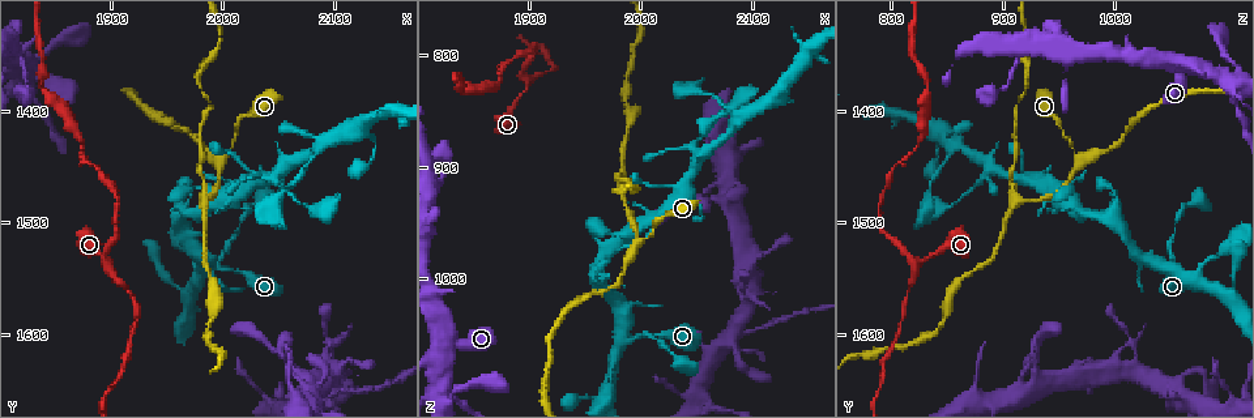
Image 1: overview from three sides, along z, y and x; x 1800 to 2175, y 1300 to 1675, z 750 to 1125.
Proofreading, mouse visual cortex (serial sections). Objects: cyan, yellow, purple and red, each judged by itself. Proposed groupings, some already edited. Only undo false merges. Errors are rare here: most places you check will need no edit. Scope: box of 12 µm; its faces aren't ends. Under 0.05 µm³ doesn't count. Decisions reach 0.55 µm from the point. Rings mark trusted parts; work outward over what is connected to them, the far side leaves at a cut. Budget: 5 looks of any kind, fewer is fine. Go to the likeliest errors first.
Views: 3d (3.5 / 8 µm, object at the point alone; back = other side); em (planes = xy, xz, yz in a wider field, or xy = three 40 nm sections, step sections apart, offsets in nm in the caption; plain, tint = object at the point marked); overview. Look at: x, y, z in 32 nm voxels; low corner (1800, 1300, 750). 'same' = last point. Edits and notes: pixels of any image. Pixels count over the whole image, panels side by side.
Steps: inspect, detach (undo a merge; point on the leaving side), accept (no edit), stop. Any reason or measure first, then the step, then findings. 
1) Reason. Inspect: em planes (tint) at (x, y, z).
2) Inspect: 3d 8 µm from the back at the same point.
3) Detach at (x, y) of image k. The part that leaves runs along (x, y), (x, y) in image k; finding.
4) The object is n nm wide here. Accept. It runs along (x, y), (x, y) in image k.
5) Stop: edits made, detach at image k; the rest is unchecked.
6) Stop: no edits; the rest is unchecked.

Inspect: 3d 3.5 µm at (1990, 1538, 1056).

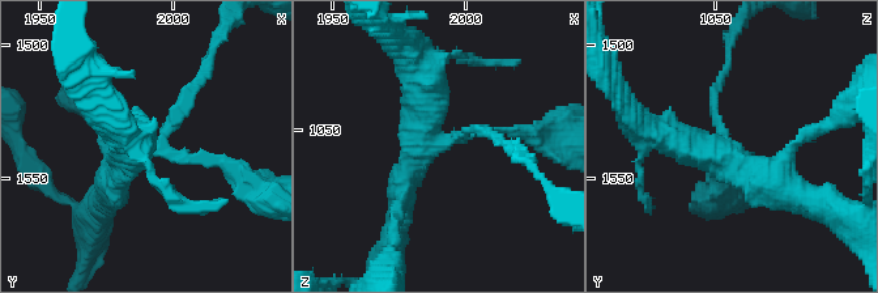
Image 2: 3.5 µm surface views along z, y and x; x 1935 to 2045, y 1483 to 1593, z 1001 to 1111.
4 arms meet here; the arms are 100, 150, 350, 450 nm wide; need the tissue. Inspect: em xy step 3 (tint) at (1991, 1538, 1055).

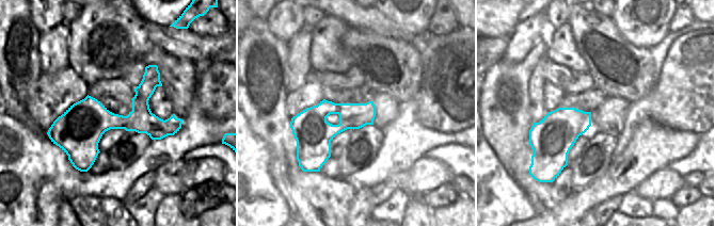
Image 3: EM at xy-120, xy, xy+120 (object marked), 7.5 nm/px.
Another direction. Inspect: em planes (tint) at the same point.

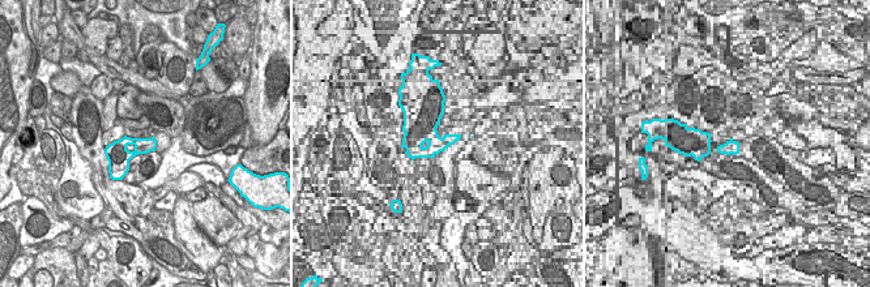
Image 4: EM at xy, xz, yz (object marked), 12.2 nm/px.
The object is 280 nm wide here. Accept. It runs along (523, 131), (442, 141), (418, 64) in image 2; one cell here.

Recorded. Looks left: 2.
Branch point. Inspect: 3d 3.5 µm at (2000, 1448, 968).

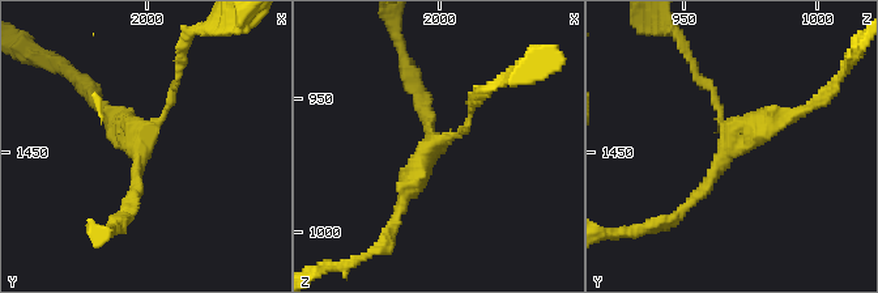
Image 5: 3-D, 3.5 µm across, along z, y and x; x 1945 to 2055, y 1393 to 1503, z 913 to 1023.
3 arms meet here; the arms are 100, 150, 200 nm wide. Inspect: em xy step 5 (tint) at (1999, 1444, 969).

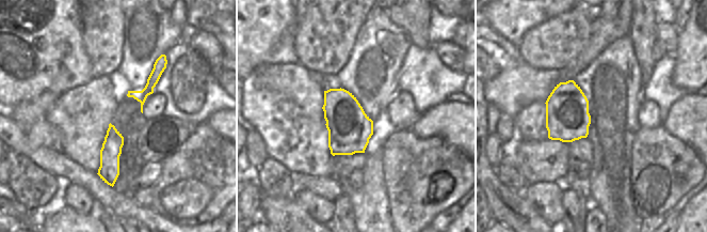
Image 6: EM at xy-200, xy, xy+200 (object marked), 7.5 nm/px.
The object is 320 nm wide here. Accept. It runs along (179, 69), (166, 113), (139, 145), (131, 209) in image 5; continuous, no second cell.

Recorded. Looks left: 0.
Stop: no edits; the rest is unchecked.

